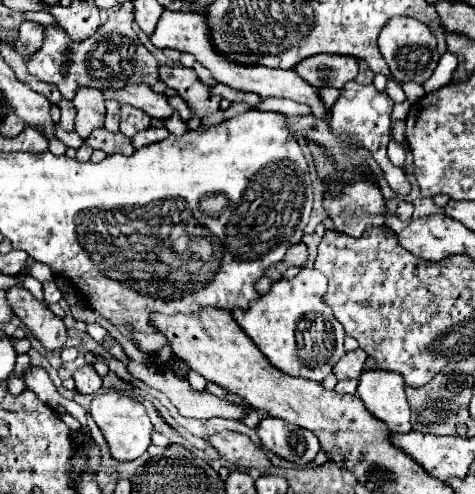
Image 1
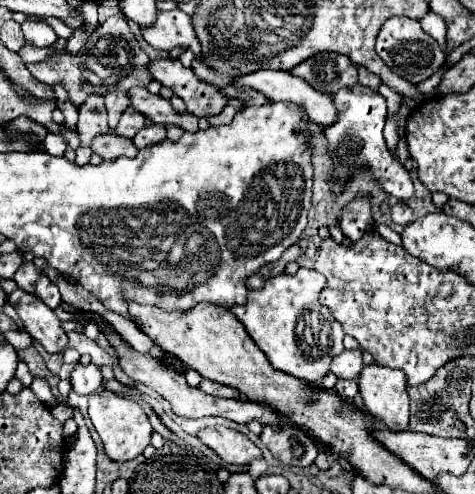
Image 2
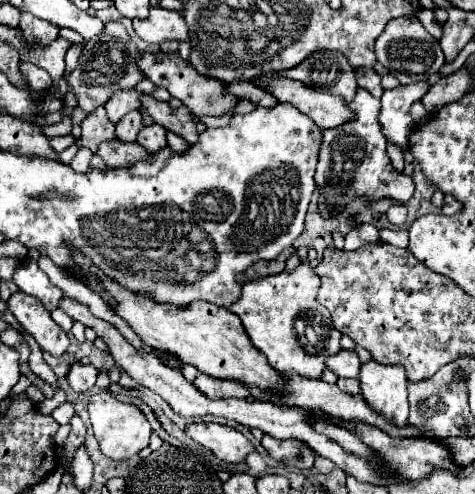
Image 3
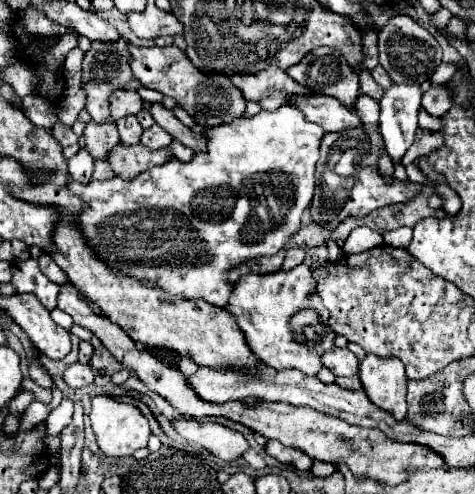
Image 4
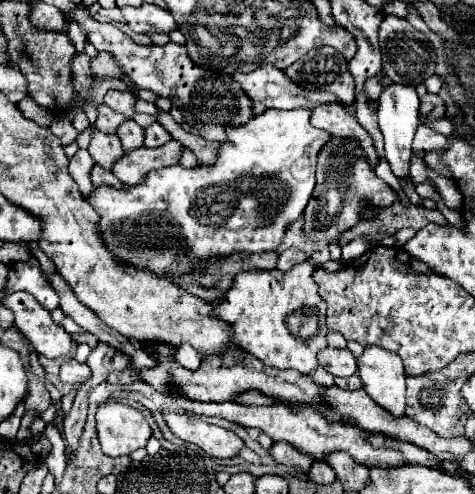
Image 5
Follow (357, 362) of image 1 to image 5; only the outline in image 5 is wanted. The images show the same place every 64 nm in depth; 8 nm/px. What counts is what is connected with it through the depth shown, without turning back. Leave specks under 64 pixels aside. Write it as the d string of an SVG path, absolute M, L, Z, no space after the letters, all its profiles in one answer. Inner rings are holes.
M322 348L318 352L318 364L330 372L332 376L352 376L358 372L356 358L352 356L350 350L338 350L338 348Z

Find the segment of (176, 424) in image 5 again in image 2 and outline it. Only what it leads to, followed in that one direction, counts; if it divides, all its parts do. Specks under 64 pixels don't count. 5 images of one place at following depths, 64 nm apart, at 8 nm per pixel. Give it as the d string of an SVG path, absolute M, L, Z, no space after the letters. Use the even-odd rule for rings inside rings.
M200 428L196 432L198 440L212 448L222 462L228 464L250 464L250 460L260 458L262 452L250 442L250 438L232 428Z

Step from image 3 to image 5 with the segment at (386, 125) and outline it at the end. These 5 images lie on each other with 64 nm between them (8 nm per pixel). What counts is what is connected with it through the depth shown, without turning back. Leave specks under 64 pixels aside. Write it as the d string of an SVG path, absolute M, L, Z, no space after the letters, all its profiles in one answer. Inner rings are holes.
M402 84L386 86L378 98L378 124L384 134L384 154L386 154L386 160L390 162L394 176L398 180L410 182L408 168L410 168L410 158L412 158L412 138L420 124L416 90L412 86L402 86Z

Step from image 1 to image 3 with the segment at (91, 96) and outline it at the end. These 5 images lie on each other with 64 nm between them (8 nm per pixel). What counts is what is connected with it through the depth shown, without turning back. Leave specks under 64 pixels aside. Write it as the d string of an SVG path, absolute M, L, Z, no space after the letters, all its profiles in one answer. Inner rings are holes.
M98 108L96 112L88 114L88 118L82 122L82 136L78 138L78 146L86 146L96 154L96 148L104 142L104 140L116 140L116 132L114 132L114 124L108 120L106 110Z

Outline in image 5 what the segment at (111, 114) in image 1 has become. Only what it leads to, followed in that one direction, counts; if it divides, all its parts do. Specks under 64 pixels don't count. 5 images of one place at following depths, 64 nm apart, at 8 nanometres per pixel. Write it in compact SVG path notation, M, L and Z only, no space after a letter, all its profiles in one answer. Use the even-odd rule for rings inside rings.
M110 90L104 98L104 104L110 106L112 110L118 110L118 112L124 112L126 116L134 116L134 102L136 102L136 96L132 92L120 92L120 90Z

